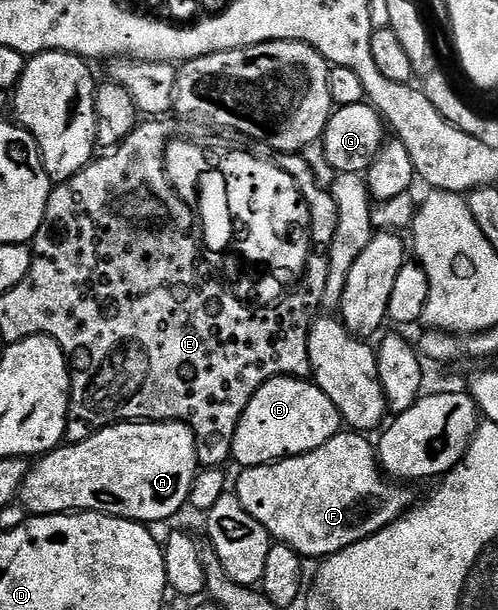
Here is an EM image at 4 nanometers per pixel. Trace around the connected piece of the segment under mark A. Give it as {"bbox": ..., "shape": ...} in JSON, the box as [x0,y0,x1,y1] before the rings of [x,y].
{"bbox":[17,423,201,525],"shape":[[[113,423],[110,427],[98,428],[85,441],[60,445],[54,451],[38,456],[30,464],[17,499],[31,517],[95,511],[98,515],[116,515],[119,519],[156,525],[173,518],[182,507],[188,506],[193,481],[201,470],[199,453],[194,433],[183,423]]]}

